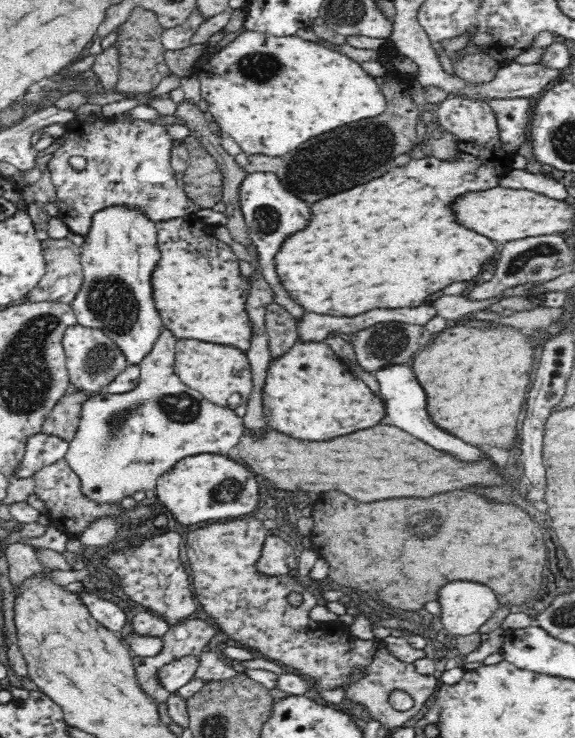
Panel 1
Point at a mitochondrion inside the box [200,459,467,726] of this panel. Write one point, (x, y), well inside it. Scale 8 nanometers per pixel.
(231, 489)

